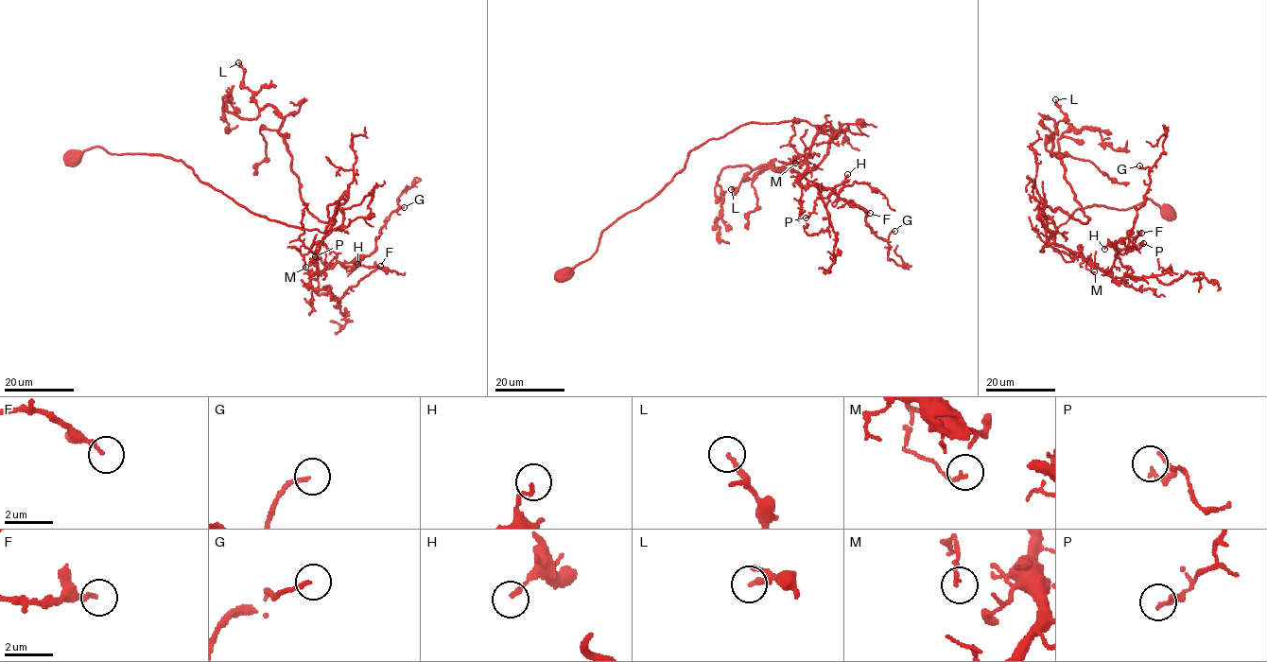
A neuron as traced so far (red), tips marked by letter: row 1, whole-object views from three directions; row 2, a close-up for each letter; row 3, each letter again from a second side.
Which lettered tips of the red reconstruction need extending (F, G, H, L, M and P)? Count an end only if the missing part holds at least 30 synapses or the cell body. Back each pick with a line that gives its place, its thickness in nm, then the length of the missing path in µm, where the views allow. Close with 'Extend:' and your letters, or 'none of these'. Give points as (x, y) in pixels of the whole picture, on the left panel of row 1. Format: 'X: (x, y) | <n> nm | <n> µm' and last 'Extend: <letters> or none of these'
Extend: none of these

